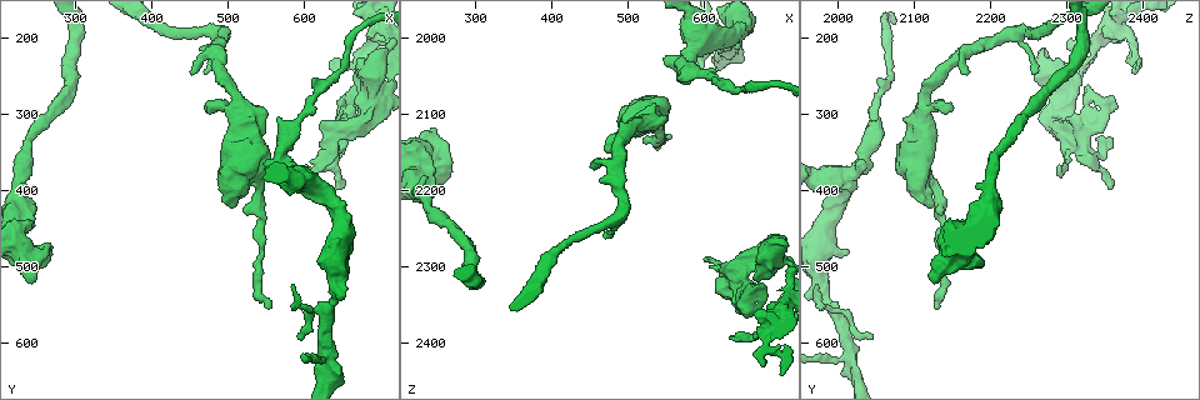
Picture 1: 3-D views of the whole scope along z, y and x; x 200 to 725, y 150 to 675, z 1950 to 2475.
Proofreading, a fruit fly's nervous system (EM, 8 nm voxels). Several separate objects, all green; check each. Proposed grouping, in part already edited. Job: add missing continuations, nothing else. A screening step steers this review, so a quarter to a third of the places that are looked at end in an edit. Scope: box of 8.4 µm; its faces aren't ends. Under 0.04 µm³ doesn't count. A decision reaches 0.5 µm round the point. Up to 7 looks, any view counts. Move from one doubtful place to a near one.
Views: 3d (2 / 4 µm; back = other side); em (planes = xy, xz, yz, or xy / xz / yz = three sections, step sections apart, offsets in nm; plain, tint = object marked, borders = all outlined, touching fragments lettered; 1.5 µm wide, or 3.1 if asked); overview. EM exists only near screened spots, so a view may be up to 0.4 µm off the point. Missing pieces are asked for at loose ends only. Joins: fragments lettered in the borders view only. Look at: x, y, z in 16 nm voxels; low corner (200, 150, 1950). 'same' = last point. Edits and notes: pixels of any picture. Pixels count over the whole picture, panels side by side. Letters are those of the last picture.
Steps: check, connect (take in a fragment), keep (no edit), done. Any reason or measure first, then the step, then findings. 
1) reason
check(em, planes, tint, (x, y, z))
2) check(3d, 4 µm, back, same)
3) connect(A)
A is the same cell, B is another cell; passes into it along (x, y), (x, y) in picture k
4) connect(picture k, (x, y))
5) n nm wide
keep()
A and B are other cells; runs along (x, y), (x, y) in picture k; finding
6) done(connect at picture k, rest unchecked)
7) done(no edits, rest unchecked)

check(em, planes, borders, (555, 550, 2130))

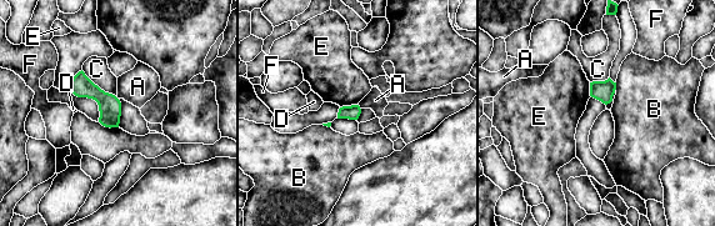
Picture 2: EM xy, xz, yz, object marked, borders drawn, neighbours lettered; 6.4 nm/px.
keep()
A, B, C, D, E and F are other cells; runs along (75, 80), (110, 108), (115, 124) in picture 2; no lettered fragment goes on from it

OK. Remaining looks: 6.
branch stops here
check(3d, 2 µm, (470, 300, 2150))

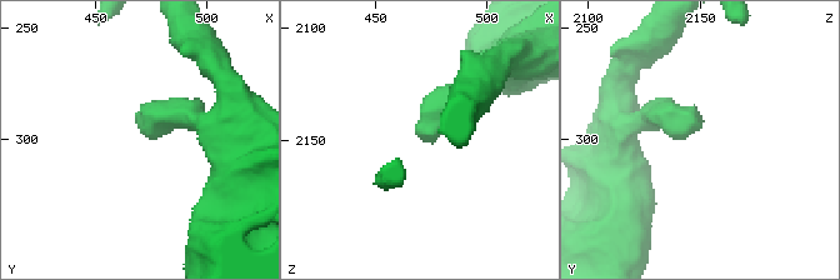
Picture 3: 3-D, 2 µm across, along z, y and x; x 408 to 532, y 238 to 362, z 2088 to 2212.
need the tissue
check(em, xz, step 8, tint, (472, 295, 2149))

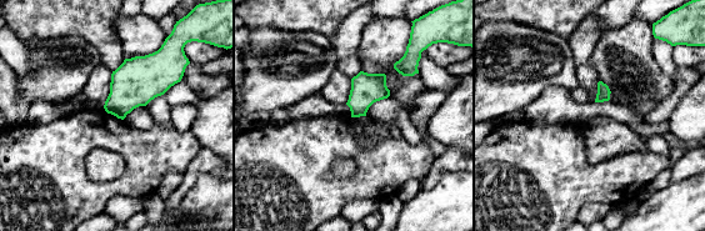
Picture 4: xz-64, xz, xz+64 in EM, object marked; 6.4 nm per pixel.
check(em, planes, borders, same)

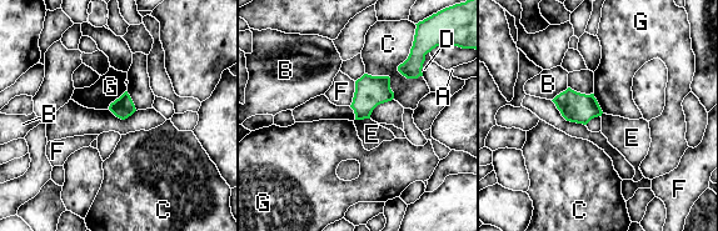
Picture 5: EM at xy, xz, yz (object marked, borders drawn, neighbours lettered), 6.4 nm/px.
keep()
A, B, C, D, E, F and G are other cells; border along (369, 117), (355, 120) in picture 5; none of them fits

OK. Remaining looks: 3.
free end
check(3d, 4 µm, (600, 375, 2290))

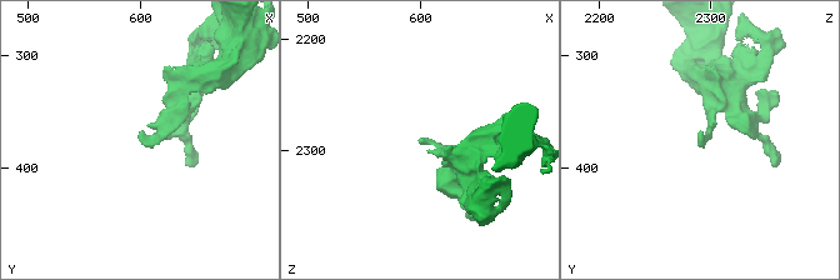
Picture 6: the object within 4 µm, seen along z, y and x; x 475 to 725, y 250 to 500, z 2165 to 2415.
now the EM
check(em, planes, borders, (600, 374, 2292))

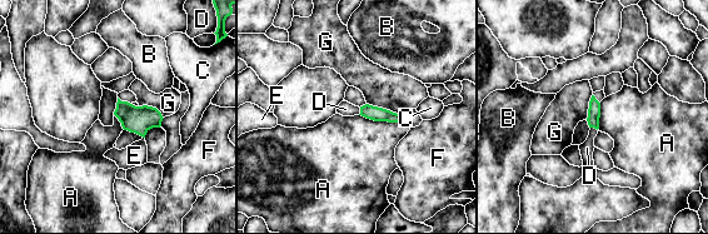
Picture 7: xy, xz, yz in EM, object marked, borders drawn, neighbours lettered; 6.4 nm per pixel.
keep()
A, B, C, D, E, F and G are other cells; border along (359, 114), (374, 120), (402, 119) in picture 7; none of them fits

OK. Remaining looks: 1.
done(no edits, rest unchecked)

